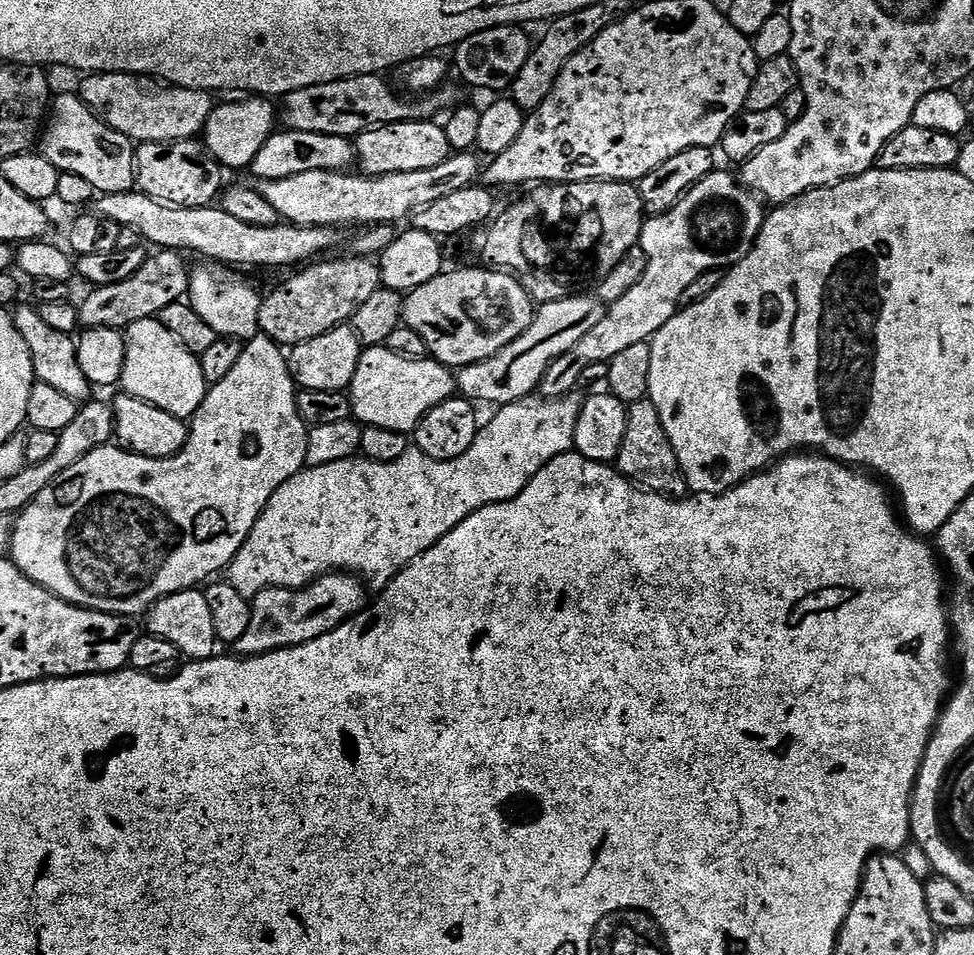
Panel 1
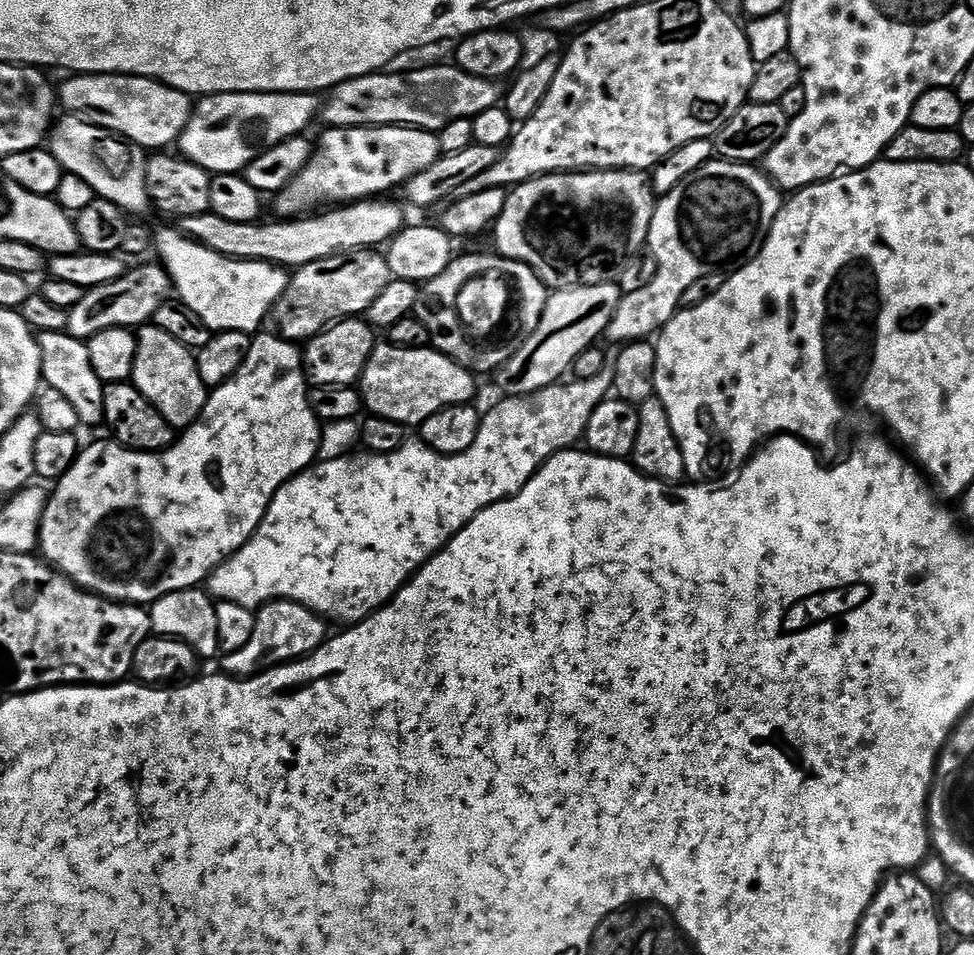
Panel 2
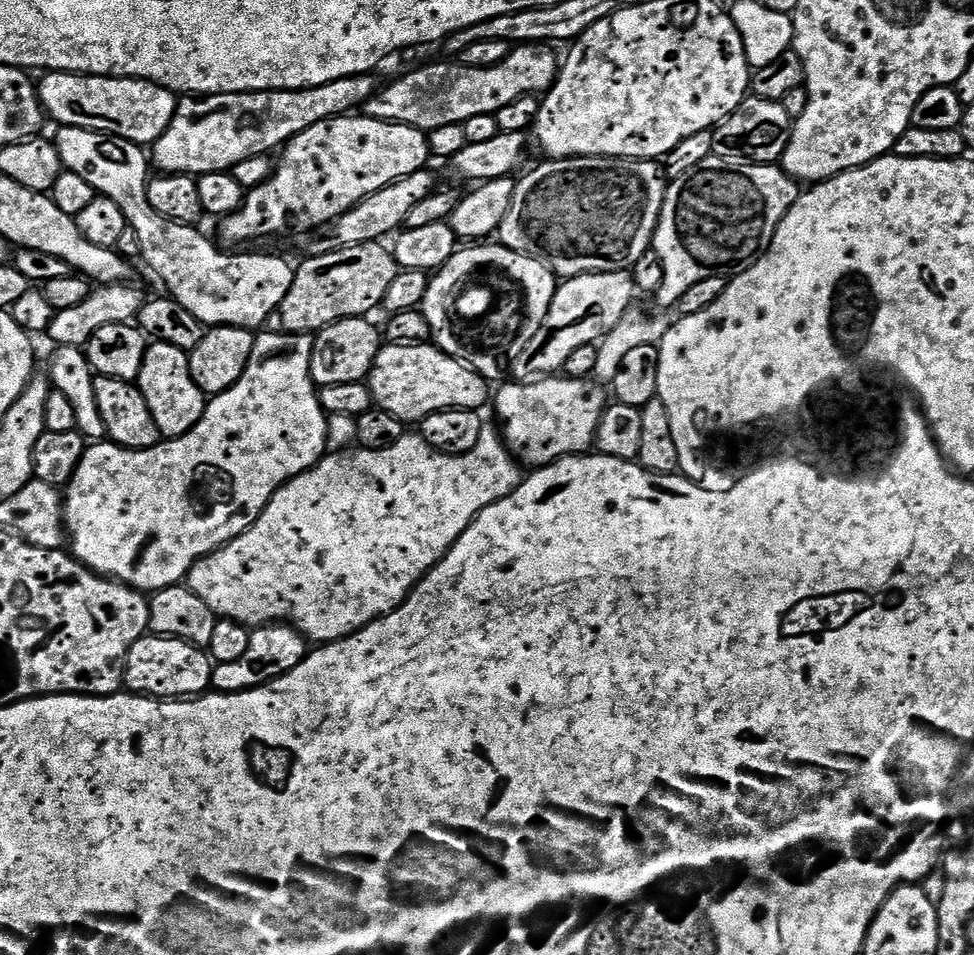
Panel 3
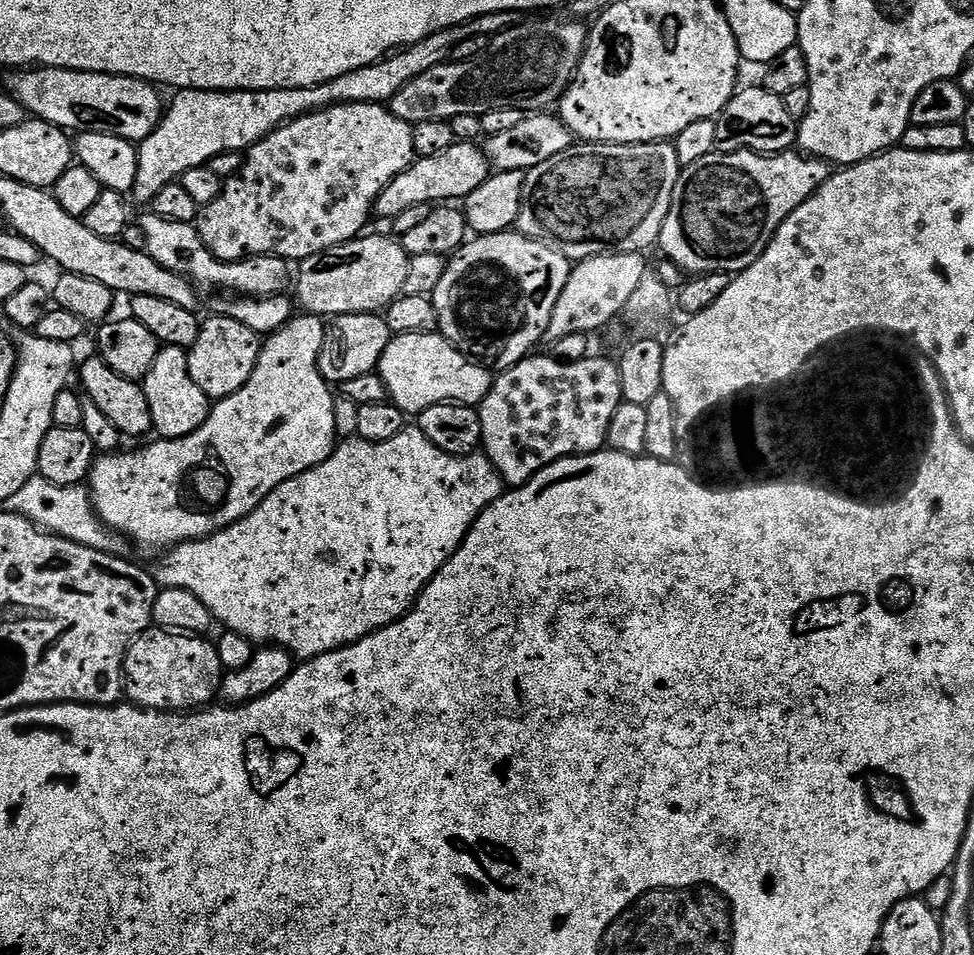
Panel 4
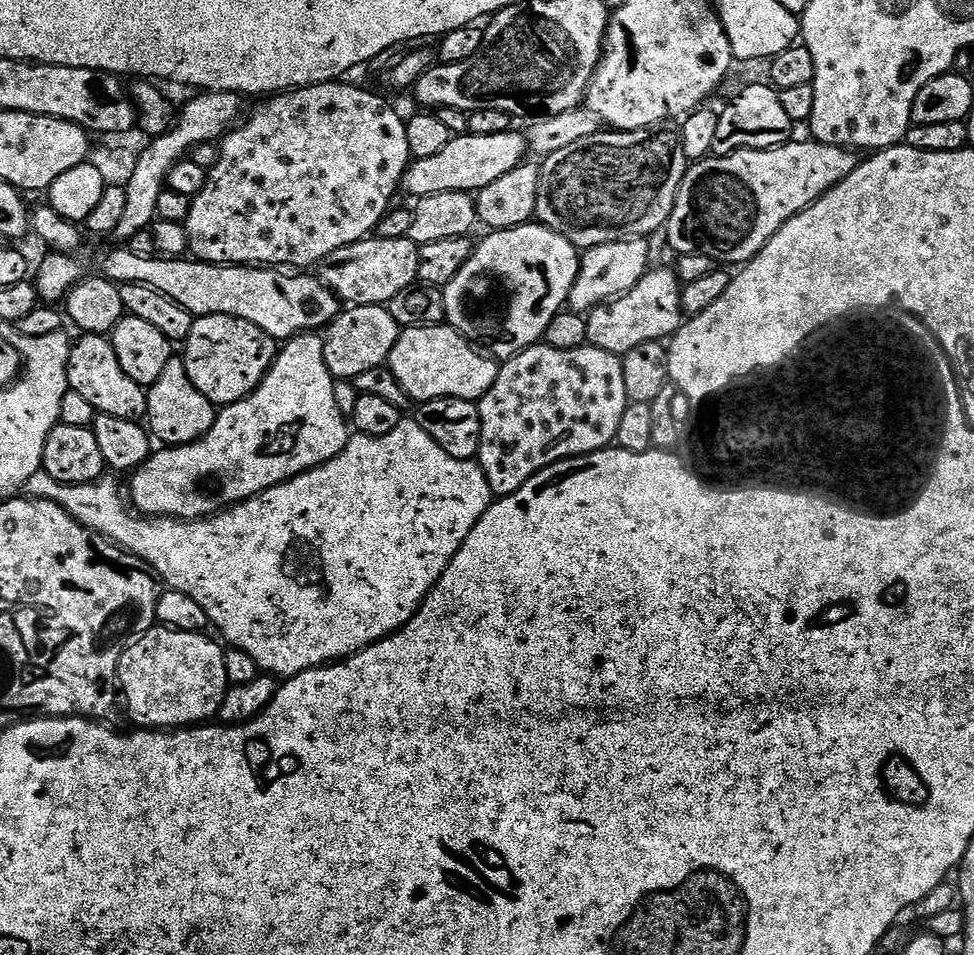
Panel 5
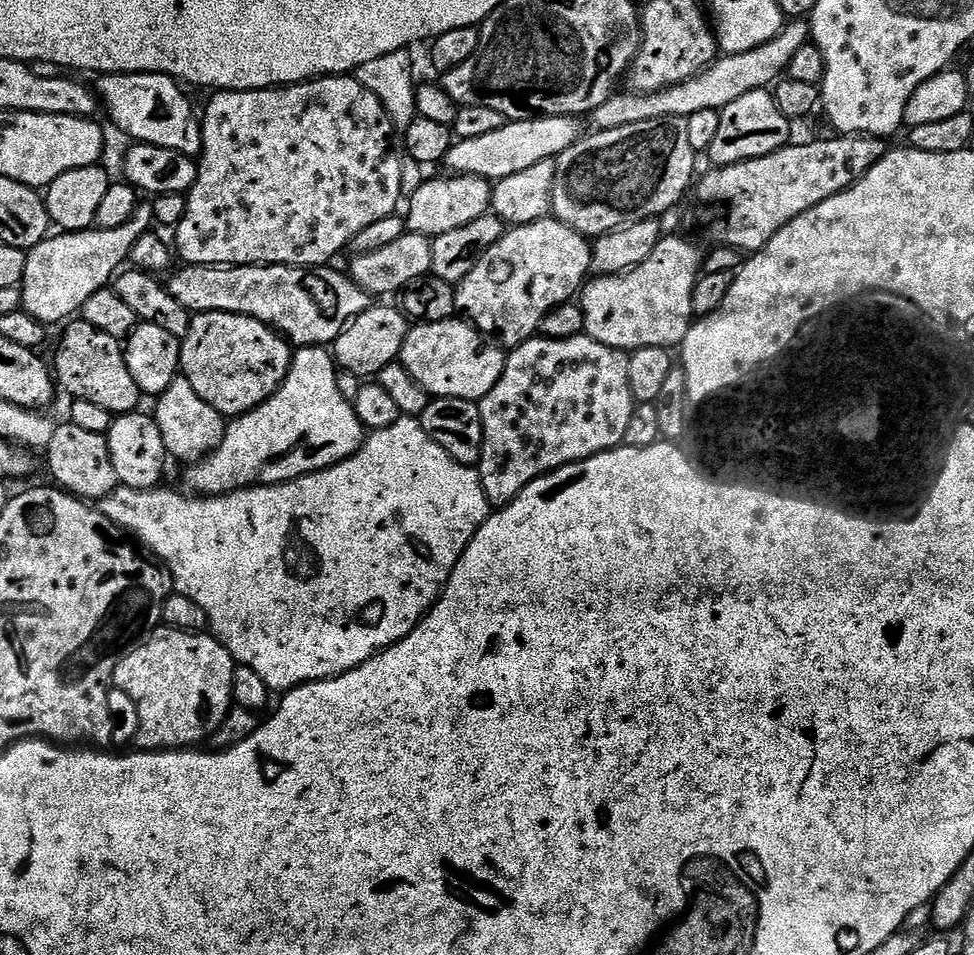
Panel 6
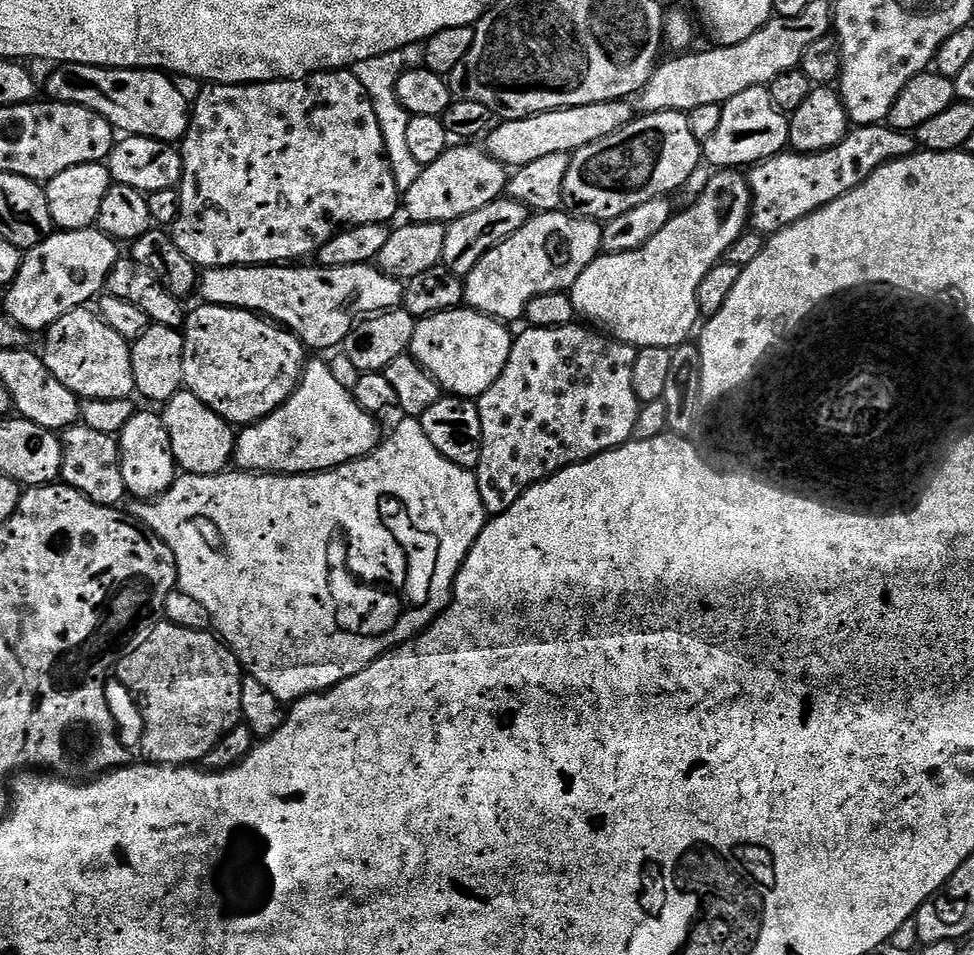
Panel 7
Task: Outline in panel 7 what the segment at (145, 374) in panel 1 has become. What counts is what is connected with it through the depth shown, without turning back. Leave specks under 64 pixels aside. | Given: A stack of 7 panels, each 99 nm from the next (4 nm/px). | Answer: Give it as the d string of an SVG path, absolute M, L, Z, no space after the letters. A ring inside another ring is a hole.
M181 390L163 405L162 415L166 434L170 434L170 446L174 450L177 469L184 474L216 476L233 463L237 433L233 425L223 420L202 398L190 391Z

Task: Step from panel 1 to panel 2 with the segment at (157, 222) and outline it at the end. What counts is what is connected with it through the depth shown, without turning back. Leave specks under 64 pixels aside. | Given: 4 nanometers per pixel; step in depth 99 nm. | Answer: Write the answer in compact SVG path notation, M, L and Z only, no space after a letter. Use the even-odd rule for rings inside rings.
M392 198L358 200L332 206L319 214L309 214L303 218L280 218L275 221L277 224L226 222L226 218L218 218L209 210L201 216L183 217L178 228L191 240L218 254L239 260L261 260L279 264L285 270L295 270L342 252L357 252L360 248L376 250L387 245L406 224L403 210L388 199Z

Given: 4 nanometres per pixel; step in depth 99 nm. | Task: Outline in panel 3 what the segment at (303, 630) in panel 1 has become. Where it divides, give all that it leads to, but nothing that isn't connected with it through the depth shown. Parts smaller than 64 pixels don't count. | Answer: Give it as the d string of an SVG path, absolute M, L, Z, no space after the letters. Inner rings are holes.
M277 622L264 624L261 628L250 631L250 647L242 658L234 662L222 662L216 664L212 670L212 688L218 692L241 692L242 690L254 690L263 684L269 684L274 678L294 670L298 662L308 657L310 651L309 641L291 624Z

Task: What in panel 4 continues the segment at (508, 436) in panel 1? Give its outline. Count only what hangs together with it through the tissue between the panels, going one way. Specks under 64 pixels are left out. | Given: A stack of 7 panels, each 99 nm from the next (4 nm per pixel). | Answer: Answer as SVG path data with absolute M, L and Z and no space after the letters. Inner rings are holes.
M416 426L405 427L404 431L390 438L390 442L375 444L359 438L348 438L337 443L326 462L314 466L309 472L282 482L282 486L275 488L249 516L242 518L237 524L231 524L212 536L203 536L200 540L176 545L165 555L168 557L154 568L154 575L161 589L190 590L190 594L194 594L194 598L198 598L202 606L210 610L213 621L217 625L225 624L223 627L227 631L242 634L257 646L284 648L292 653L297 661L312 660L327 652L347 648L349 644L357 644L371 632L401 620L412 609L426 585L439 574L441 566L447 564L452 555L460 549L460 543L468 537L468 531L472 529L480 513L485 512L488 505L495 500L499 500L505 488L504 481L500 479L487 456L446 454L424 437Z

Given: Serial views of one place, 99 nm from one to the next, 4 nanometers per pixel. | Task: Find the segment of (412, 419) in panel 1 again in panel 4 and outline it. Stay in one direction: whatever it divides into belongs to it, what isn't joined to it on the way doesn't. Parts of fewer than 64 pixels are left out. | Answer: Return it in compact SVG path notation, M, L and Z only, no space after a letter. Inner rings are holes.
M436 332L393 335L378 369L391 403L406 414L418 414L439 404L478 406L492 388L493 373L483 364L463 356L449 340Z

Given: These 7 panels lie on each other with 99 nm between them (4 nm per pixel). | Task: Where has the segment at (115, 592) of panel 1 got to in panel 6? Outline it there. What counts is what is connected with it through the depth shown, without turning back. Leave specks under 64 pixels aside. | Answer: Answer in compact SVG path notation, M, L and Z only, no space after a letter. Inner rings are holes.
M301 347L293 355L290 370L278 391L257 408L235 417L225 427L222 442L214 451L185 467L188 469L184 472L183 487L197 496L225 496L227 492L236 492L240 488L284 484L309 472L320 472L323 468L333 468L343 460L349 460L364 444L366 429L353 410L351 400L342 398L336 385L337 371L338 365L327 347Z

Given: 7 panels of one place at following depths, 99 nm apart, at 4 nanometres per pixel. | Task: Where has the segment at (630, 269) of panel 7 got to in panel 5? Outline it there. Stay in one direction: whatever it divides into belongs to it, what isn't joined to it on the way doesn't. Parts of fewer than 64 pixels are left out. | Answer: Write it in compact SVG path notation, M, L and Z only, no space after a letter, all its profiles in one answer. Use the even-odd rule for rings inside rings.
M653 267L634 287L623 296L617 296L615 300L609 300L606 304L600 304L587 313L588 343L602 350L610 350L615 356L623 357L624 353L634 350L642 342L667 341L676 335L686 317L680 305L681 280L671 267Z

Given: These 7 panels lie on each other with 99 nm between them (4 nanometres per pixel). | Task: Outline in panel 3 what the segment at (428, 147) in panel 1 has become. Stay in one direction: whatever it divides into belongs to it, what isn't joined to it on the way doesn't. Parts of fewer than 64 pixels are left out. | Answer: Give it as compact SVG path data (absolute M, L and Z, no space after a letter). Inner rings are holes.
M363 114L335 116L318 122L289 140L279 156L280 162L278 158L269 179L256 187L249 187L240 203L240 209L219 221L221 245L248 244L251 240L264 240L267 236L288 236L291 232L315 233L332 225L342 214L358 206L358 202L370 198L370 194L378 194L378 190L410 174L425 171L429 167L428 160L430 161L425 133L405 124L391 124Z

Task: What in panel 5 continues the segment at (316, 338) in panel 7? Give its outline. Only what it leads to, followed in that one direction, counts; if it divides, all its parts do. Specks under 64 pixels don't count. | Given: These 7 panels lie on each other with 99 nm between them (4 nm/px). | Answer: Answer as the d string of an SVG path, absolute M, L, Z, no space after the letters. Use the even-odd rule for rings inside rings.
M120 246L117 252L112 252L104 260L104 268L102 268L102 274L108 280L112 280L116 284L145 284L150 286L154 290L158 290L162 294L166 294L166 298L174 298L174 302L178 302L178 306L182 306L186 309L193 318L197 316L213 316L214 314L222 314L223 316L237 316L242 318L246 322L254 322L254 326L258 326L258 330L262 330L266 334L270 334L270 338L277 342L287 342L293 340L295 336L303 336L309 330L324 330L328 325L340 315L342 311L342 301L335 296L332 291L329 290L315 275L312 274L288 274L292 276L283 276L283 271L273 270L268 266L229 266L226 264L205 264L203 262L197 262L192 258L165 258L160 254L153 254L150 256L139 256L134 254L126 246Z

